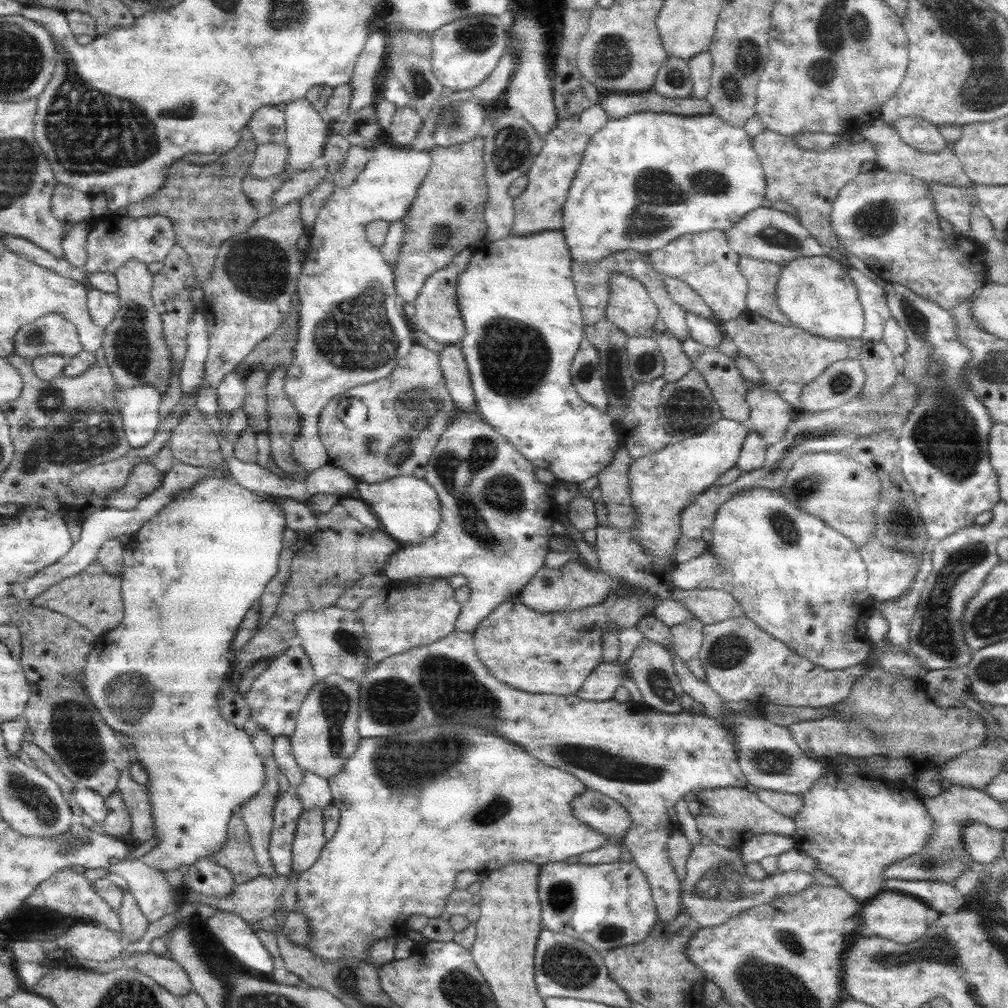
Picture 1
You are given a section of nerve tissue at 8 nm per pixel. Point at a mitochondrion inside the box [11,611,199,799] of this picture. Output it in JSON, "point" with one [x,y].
{"point":[75,741]}

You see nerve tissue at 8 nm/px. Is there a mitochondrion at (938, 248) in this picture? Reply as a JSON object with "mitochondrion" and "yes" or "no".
{"mitochondrion":"no"}

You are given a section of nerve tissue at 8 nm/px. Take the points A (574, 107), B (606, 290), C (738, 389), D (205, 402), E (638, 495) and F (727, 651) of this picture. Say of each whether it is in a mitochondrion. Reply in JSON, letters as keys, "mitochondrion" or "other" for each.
{"A":"other","B":"other","C":"other","D":"other","E":"other","F":"mitochondrion"}

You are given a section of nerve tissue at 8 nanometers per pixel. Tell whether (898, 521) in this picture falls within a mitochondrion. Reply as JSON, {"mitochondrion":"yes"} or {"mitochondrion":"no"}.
{"mitochondrion":"yes"}

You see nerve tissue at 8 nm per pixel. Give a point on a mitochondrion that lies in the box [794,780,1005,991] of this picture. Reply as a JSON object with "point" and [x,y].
{"point":[936,951]}

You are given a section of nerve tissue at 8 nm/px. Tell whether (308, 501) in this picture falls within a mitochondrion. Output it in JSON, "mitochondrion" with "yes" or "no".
{"mitochondrion":"no"}

